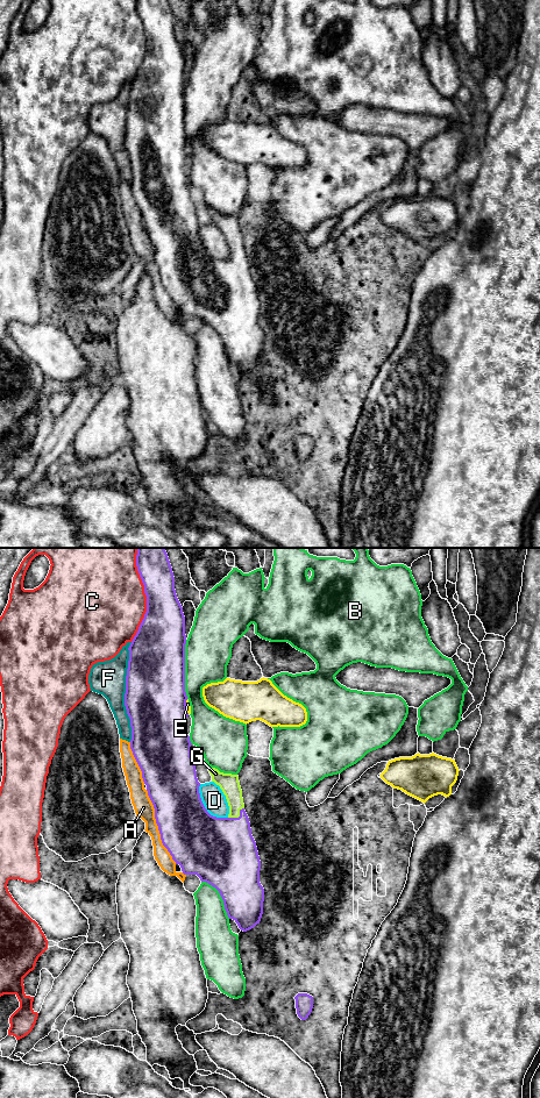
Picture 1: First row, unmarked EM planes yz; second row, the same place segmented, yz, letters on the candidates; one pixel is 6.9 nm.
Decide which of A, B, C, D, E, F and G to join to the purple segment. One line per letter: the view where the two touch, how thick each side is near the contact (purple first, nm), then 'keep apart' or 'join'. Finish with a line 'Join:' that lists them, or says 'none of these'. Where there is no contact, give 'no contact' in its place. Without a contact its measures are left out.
A: yz | 400/130 nm | keep apart
B: yz | 420/320 nm | keep apart
C: yz | 320/480 nm | keep apart
D: yz | 420/160 nm | keep apart
E: yz | 420/30 nm | keep apart
F: yz | 420/240 nm | keep apart
G: yz | 440/140 nm | join
Join: G

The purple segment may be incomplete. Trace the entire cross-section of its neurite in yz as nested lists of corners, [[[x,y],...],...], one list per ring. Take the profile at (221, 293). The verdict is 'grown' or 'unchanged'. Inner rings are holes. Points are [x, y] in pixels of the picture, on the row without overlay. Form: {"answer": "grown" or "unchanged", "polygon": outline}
{"answer": "grown", "polygon": [[[136,0],[136,8],[144,27],[147,54],[128,92],[129,102],[126,117],[125,148],[130,161],[130,191],[142,213],[148,237],[155,250],[155,261],[163,287],[168,291],[184,316],[197,316],[201,323],[215,329],[229,361],[247,373],[260,365],[263,356],[264,330],[260,325],[261,302],[256,284],[251,277],[249,259],[244,252],[242,231],[237,216],[223,215],[208,208],[212,223],[226,237],[229,256],[227,259],[211,257],[205,250],[191,199],[191,183],[185,173],[187,137],[185,134],[185,58],[175,31],[175,19],[169,0]]]}

